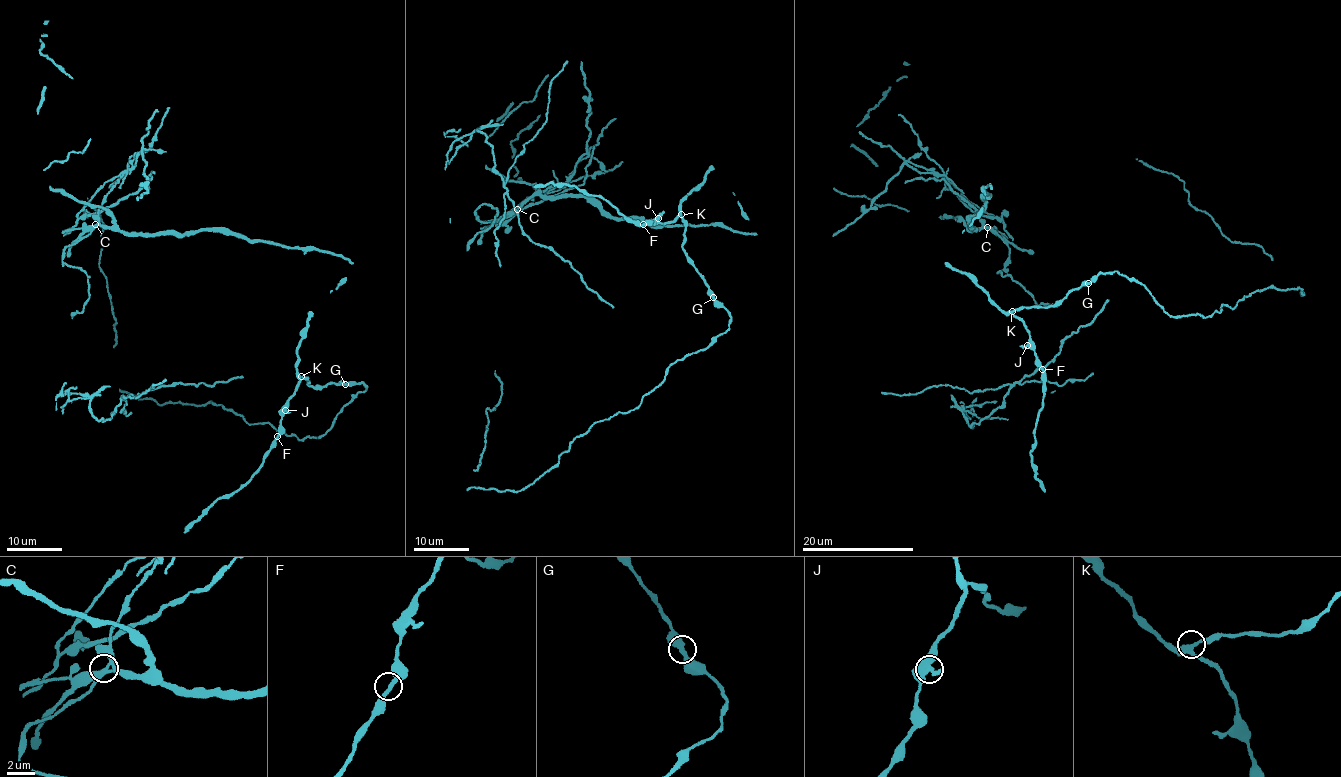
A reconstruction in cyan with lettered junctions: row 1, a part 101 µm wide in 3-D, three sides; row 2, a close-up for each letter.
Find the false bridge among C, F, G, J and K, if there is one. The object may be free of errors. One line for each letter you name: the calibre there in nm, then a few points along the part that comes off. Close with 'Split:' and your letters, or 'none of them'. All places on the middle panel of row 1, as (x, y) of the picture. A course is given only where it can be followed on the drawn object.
C: calibre 280 nm
Split: C

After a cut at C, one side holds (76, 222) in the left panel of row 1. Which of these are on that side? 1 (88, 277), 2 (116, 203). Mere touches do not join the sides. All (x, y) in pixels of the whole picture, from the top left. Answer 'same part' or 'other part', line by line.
1: same part
2: same part

